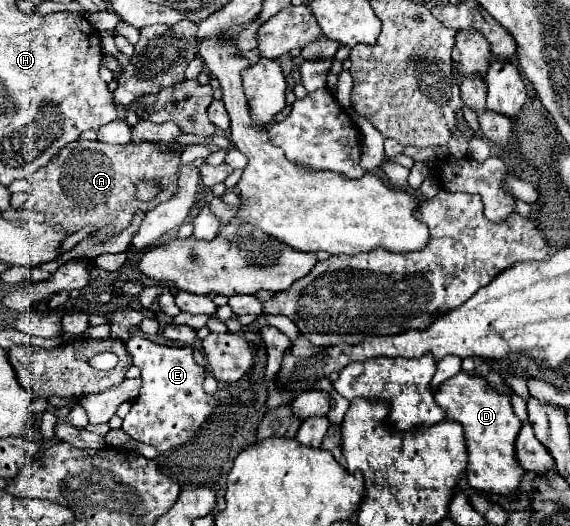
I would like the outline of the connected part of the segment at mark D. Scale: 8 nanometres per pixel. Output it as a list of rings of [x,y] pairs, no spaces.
[[[460,371],[456,377],[442,383],[440,389],[436,389],[436,403],[444,409],[446,417],[456,419],[464,427],[464,439],[468,449],[466,477],[470,487],[486,493],[516,493],[524,471],[518,465],[514,453],[514,441],[520,431],[520,419],[512,411],[510,397],[498,393],[486,381],[486,377],[468,375]]]

